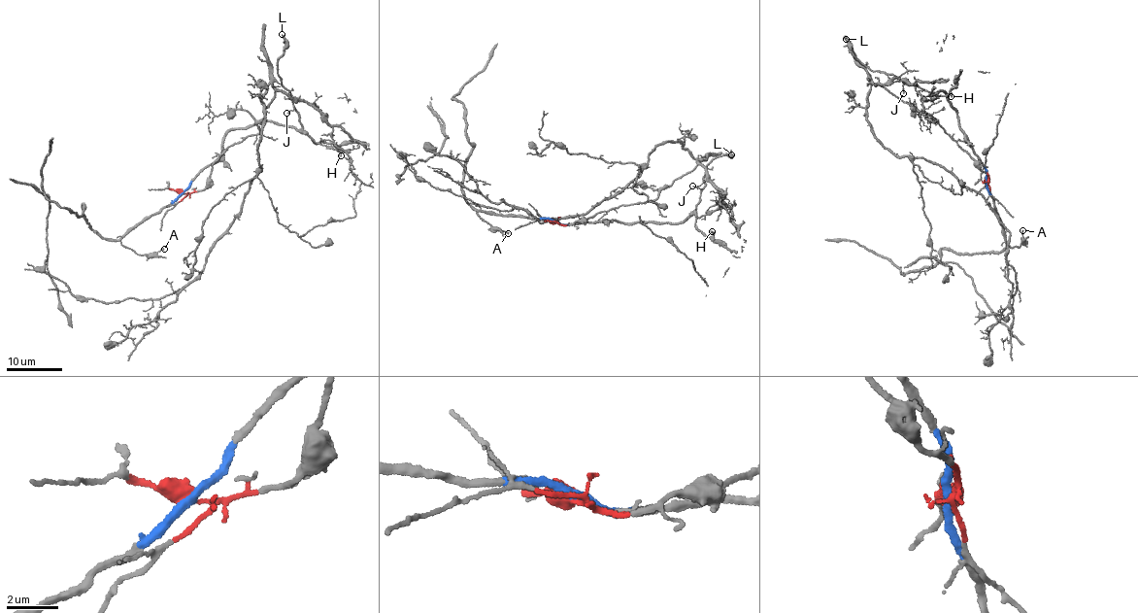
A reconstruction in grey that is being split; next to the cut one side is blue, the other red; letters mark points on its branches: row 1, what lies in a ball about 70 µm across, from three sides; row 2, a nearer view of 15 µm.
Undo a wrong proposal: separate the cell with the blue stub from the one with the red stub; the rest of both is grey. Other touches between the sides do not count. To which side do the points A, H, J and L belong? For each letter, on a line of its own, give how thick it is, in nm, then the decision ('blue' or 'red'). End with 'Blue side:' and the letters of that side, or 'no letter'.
A: calibre 160 nm; blue
H: calibre 160 nm; blue
J: calibre 120 nm; blue
L: calibre 220 nm; blue
Blue side: A, H, J, L

